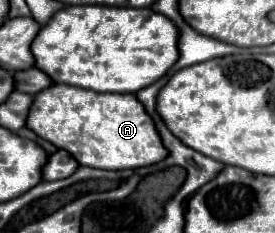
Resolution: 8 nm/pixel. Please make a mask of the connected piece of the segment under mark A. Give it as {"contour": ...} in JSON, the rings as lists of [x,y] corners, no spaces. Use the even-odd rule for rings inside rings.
{"contour":[[[55,83],[33,95],[27,127],[57,149],[71,153],[75,161],[85,167],[135,169],[153,165],[167,153],[153,129],[151,117],[131,93],[95,93]]]}

